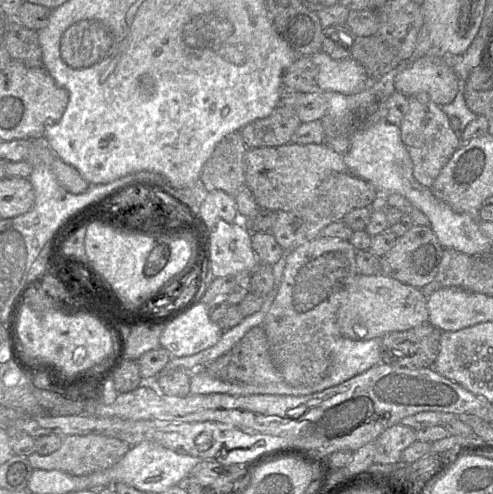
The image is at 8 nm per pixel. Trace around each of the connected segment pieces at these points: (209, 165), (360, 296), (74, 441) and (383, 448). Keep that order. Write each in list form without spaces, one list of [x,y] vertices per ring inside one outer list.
[[[240,131],[225,135],[215,146],[203,165],[200,180],[207,192],[222,190],[234,197],[245,182],[245,154],[247,146]]]
[[[357,274],[352,280],[346,301],[338,310],[338,328],[353,340],[379,338],[391,331],[404,331],[428,322],[427,296],[421,289],[389,276]]]
[[[100,434],[69,435],[62,438],[61,446],[48,455],[32,453],[28,461],[33,469],[60,470],[71,475],[87,475],[105,470],[117,463],[130,449],[125,441]]]
[[[402,424],[388,427],[373,441],[375,443],[374,463],[399,463],[404,449],[415,441],[415,429]]]

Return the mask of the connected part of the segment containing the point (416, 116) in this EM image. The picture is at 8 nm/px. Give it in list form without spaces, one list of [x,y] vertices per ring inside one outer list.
[[[408,97],[409,108],[399,128],[401,139],[413,163],[413,176],[426,188],[431,188],[442,168],[460,147],[460,138],[452,130],[450,119],[441,106],[431,100],[420,102],[416,97]]]

